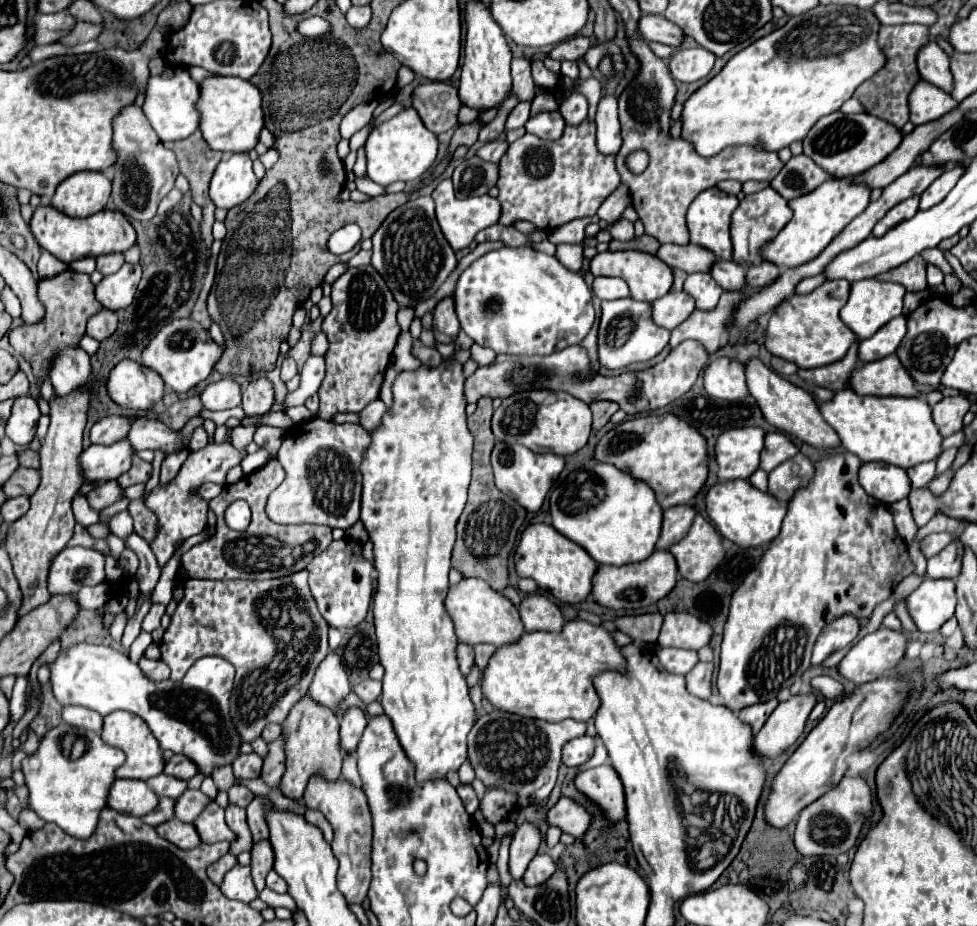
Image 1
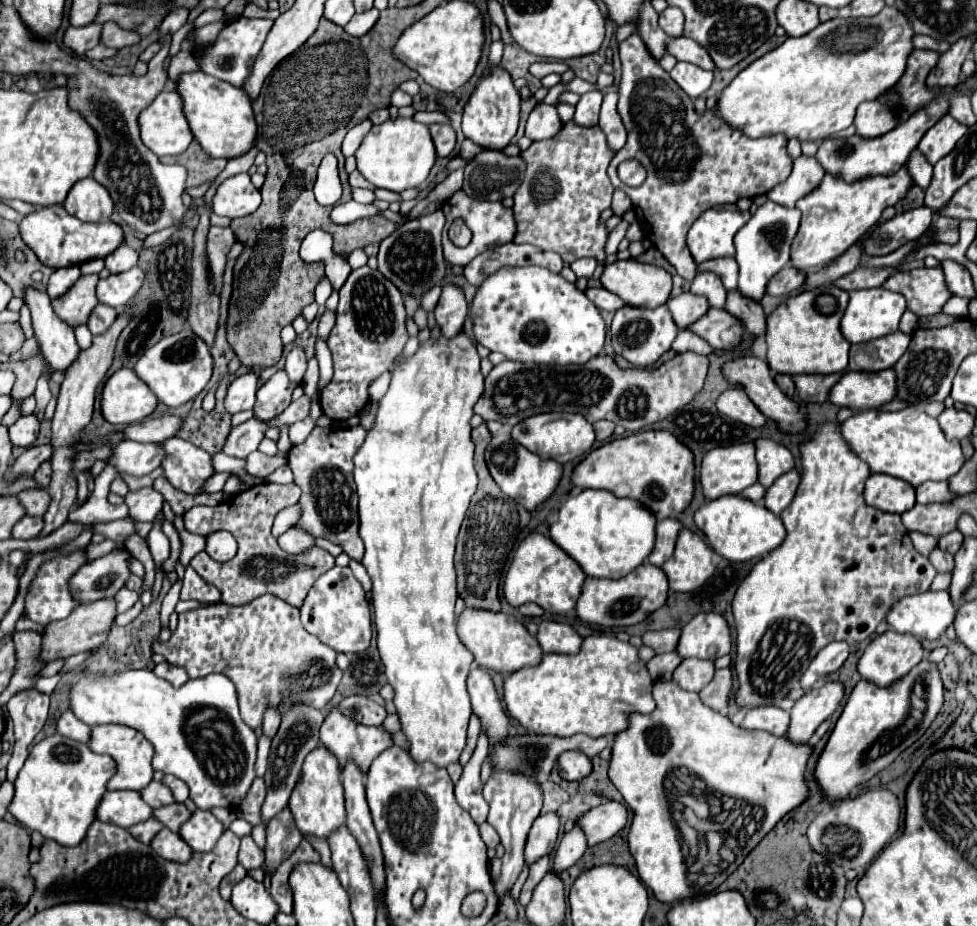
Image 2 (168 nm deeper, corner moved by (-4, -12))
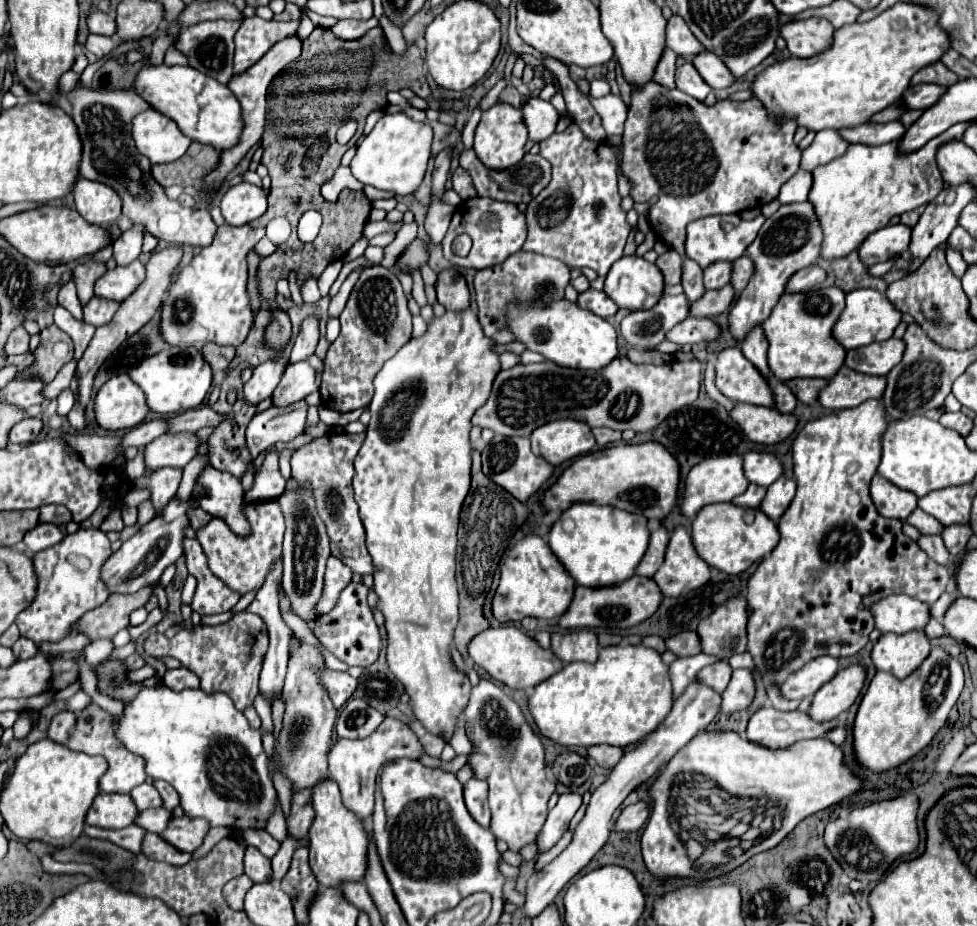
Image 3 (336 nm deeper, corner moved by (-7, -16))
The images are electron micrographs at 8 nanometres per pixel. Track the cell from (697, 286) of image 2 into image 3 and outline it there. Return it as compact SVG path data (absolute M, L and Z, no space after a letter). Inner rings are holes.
M718 260L716 264L704 268L704 286L706 290L720 290L724 288L724 284L730 282L730 276L732 276L732 262Z

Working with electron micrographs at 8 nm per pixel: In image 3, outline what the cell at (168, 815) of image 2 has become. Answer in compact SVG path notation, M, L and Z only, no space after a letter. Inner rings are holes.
M150 808L150 810L138 812L134 824L140 826L140 828L144 828L146 832L160 834L166 828L166 824L168 824L170 818L172 818L172 814L168 810L164 810L164 808Z

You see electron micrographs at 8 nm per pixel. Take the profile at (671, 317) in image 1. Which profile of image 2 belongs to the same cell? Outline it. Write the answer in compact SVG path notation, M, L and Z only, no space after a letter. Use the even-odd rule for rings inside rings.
M687 292L687 294L681 294L677 298L671 298L667 302L667 308L669 308L677 328L685 330L709 310L709 304L703 296L693 296L691 292Z

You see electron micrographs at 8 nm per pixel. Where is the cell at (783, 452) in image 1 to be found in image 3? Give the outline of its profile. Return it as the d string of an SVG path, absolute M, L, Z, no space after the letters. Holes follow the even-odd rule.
M746 452L744 454L744 476L752 484L760 484L768 488L782 476L782 464L774 454L766 452Z

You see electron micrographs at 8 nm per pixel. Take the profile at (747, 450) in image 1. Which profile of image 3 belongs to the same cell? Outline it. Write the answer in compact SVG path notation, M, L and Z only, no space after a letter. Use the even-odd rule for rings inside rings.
M728 454L728 456L714 456L714 458L706 458L700 464L696 464L686 480L684 480L684 494L680 500L680 514L688 520L692 520L696 516L696 512L710 504L710 502L730 502L732 498L740 496L746 488L748 488L748 480L744 476L742 470L742 456L738 454Z

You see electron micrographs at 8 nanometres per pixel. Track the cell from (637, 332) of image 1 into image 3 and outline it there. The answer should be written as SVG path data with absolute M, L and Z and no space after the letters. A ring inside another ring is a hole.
M684 294L662 296L650 310L630 312L622 320L622 336L634 348L650 348L664 340L664 334L686 320L690 312L690 302Z

